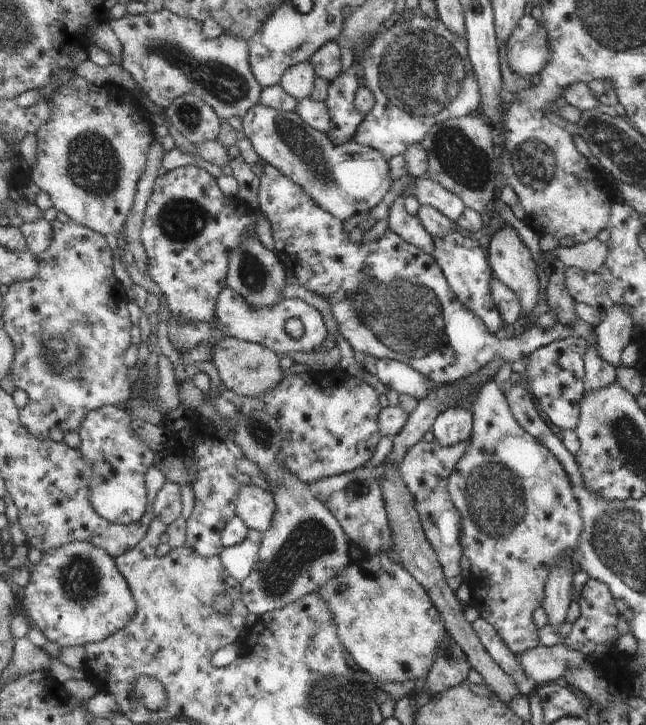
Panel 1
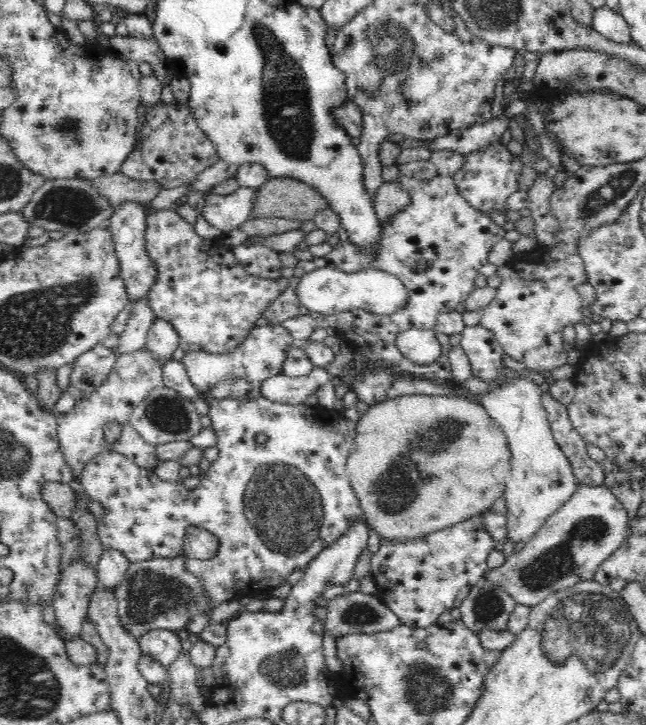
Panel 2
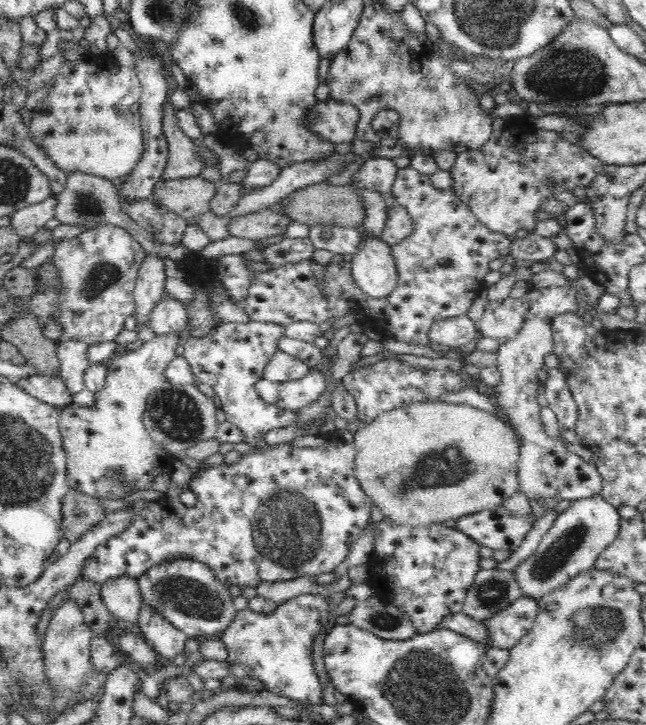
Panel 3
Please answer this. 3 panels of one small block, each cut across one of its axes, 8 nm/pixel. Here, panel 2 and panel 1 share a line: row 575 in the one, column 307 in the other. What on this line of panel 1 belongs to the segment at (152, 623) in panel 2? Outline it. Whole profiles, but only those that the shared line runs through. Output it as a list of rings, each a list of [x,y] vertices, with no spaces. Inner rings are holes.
[[[257,104],[256,108],[249,110],[249,114],[242,118],[244,134],[252,142],[257,154],[267,164],[275,166],[293,182],[299,184],[305,194],[313,198],[323,210],[328,210],[341,222],[361,213],[370,213],[385,200],[385,196],[392,189],[394,178],[391,174],[388,158],[375,150],[372,146],[365,146],[358,142],[347,141],[345,144],[333,142],[328,134],[314,129],[305,122],[295,111],[286,111]]]

